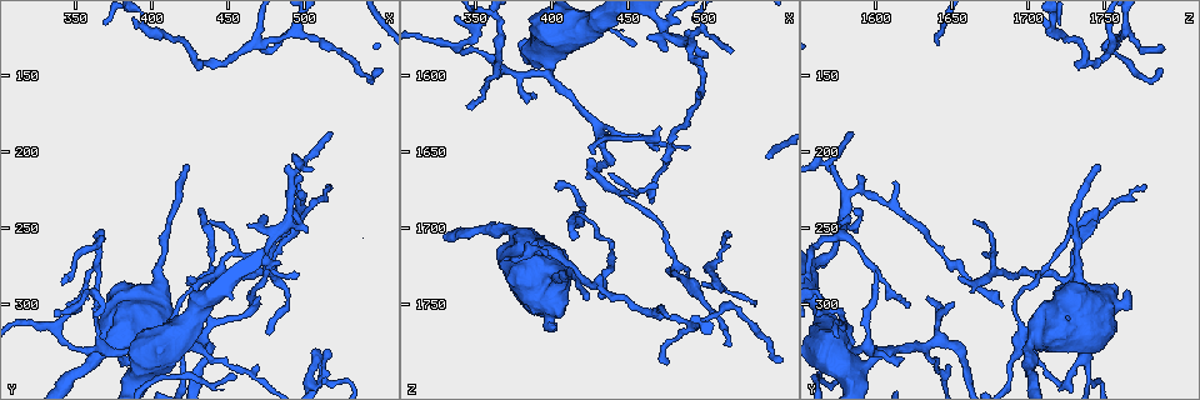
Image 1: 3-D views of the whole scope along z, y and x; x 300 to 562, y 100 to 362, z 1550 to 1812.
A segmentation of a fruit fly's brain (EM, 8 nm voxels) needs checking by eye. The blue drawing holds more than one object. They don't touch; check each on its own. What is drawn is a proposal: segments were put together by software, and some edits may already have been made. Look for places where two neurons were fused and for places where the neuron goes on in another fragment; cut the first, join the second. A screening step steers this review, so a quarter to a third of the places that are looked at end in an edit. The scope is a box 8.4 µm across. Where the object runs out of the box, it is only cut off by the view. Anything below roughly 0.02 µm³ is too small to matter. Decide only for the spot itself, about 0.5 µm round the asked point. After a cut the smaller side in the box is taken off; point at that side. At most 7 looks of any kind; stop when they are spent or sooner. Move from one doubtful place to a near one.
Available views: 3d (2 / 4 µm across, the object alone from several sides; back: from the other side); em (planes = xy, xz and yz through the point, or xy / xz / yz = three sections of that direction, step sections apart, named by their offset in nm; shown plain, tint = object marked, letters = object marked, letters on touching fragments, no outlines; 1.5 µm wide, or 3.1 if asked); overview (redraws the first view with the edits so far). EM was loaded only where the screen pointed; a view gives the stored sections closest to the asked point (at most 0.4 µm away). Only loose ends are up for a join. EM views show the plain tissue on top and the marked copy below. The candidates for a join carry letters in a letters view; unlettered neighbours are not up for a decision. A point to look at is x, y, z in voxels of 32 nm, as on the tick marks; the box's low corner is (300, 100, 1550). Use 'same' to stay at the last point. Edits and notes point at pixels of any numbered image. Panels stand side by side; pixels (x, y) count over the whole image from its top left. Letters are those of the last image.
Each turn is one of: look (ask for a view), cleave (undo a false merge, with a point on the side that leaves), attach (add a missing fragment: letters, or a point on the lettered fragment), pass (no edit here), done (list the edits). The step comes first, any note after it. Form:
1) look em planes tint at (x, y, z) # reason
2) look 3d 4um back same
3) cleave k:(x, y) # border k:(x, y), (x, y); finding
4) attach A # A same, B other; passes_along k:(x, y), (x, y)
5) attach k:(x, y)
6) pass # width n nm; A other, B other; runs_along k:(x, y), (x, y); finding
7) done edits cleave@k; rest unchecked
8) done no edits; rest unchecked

look em planes letters at (516, 190, 1584)

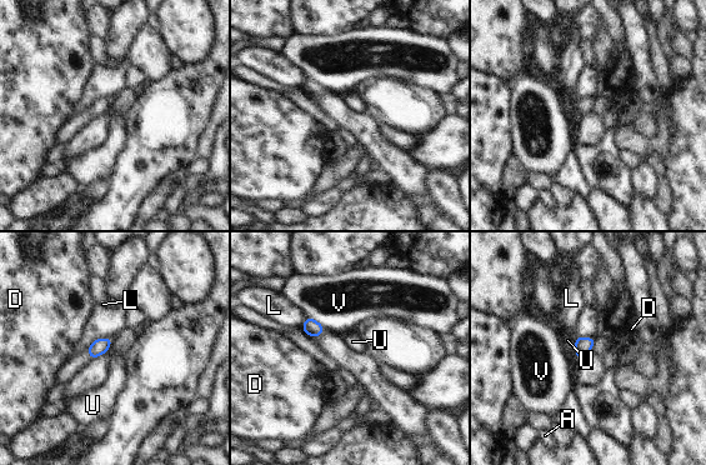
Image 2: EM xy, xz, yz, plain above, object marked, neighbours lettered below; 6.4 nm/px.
pass # A other, D other, L other, U other, V other; no lettered fragment goes on from it

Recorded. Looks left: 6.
look em planes letters at (426, 282, 1656) # thin end

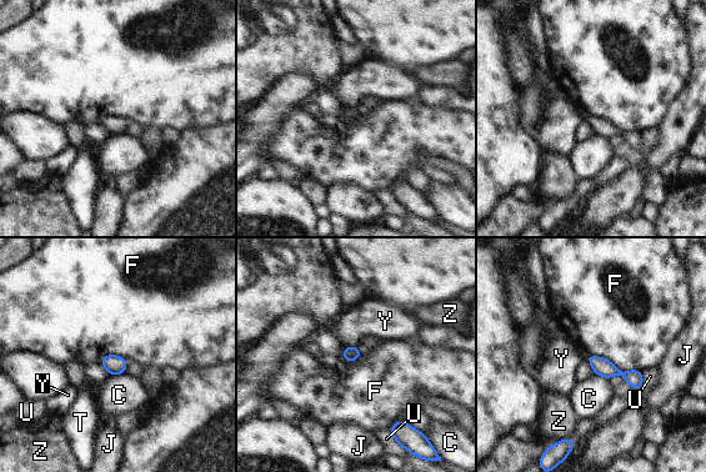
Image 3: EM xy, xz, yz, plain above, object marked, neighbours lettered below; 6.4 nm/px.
pass # C other, F other, J other, T other, U other, Y other, Z other; border 3:(586, 354), (641, 372); no lettered fragment goes on from it

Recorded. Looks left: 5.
look em xz step 8 letters at (476, 320, 1726) # branch stops here

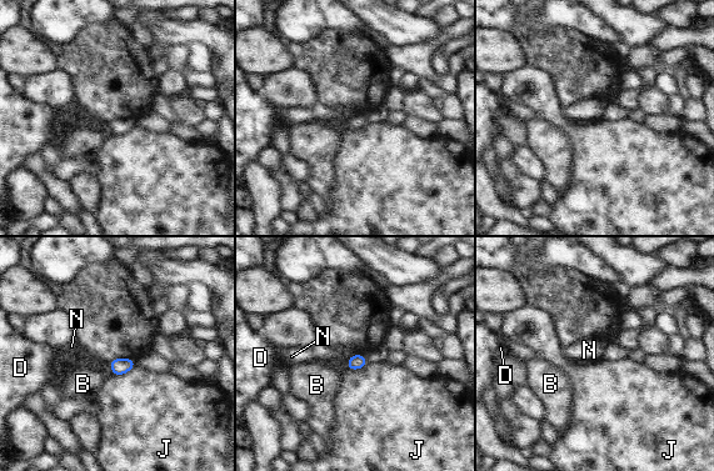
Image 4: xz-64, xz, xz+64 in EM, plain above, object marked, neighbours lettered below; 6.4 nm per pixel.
look em planes letters same # another direction

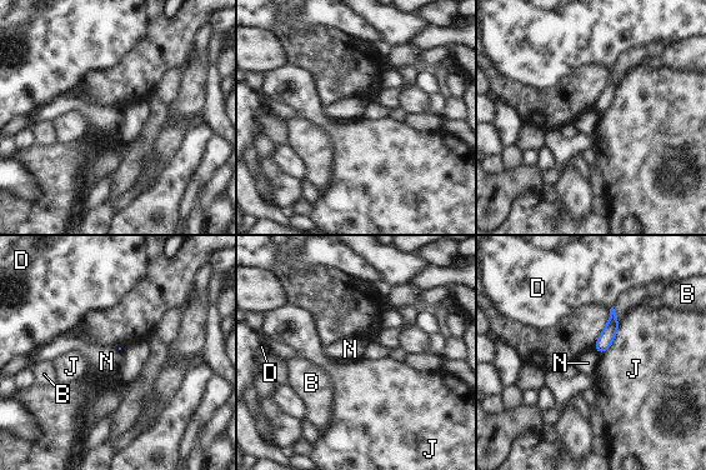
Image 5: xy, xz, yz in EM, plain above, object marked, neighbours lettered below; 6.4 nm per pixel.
pass # longest_contact J 240 nm; B other, D other, J other, N other; none of them fits

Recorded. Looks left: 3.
done no edits; rest unchecked

